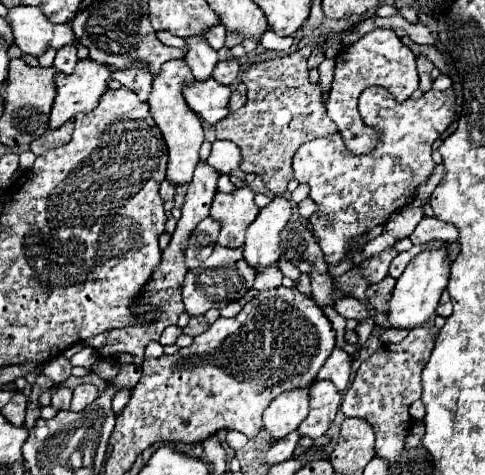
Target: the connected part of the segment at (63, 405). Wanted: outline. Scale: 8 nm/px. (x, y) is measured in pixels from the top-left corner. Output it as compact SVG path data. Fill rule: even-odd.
M60 388L58 392L52 394L52 406L56 410L70 410L70 398L72 398L72 390Z

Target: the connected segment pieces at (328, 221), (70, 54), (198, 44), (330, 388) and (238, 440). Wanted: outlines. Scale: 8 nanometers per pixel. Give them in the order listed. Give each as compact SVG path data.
M372 86L372 88L366 88L358 98L358 110L360 110L360 116L364 118L364 122L382 132L378 146L370 154L366 154L366 156L350 154L346 150L340 134L318 138L318 140L306 142L298 148L298 152L294 156L294 178L298 182L306 182L310 186L310 198L318 204L316 214L310 216L310 224L312 224L312 232L318 238L318 244L326 256L326 262L330 266L336 266L348 254L348 244L346 244L348 240L366 234L370 228L374 228L378 224L384 224L392 212L396 212L402 206L412 202L416 186L422 184L434 170L432 144L454 120L454 116L456 116L454 100L456 100L456 96L454 96L454 90L450 88L444 92L428 90L418 100L406 100L406 102L398 104L386 88Z
M68 44L68 46L64 46L62 50L56 52L54 68L56 68L56 72L70 74L70 72L74 70L76 62L78 62L78 56L76 56L76 44Z
M204 28L200 34L186 38L188 50L186 50L184 62L188 64L188 68L192 70L196 80L206 80L206 76L212 74L212 70L218 62L216 50L212 50L206 42L206 32L210 32L210 28Z
M316 380L310 386L310 414L298 426L298 432L314 440L320 438L330 428L340 402L342 396L334 388L334 384L330 384L328 380Z
M230 430L228 436L226 436L226 444L228 444L232 450L244 448L246 442L248 442L248 438L246 438L242 432L236 432L236 430Z

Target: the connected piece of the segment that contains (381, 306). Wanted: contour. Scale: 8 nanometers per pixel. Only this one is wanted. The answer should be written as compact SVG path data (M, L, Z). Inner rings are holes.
M390 274L378 282L378 284L370 284L368 290L366 290L366 296L368 296L368 302L378 310L378 312L386 312L386 304L390 300L390 292L394 288L394 282L396 278L392 278Z

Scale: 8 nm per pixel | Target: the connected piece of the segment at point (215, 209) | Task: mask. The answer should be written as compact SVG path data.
M240 188L232 194L218 192L210 208L210 218L220 224L216 244L226 248L242 246L246 228L254 222L258 212L260 208L254 204L254 192L250 188Z

